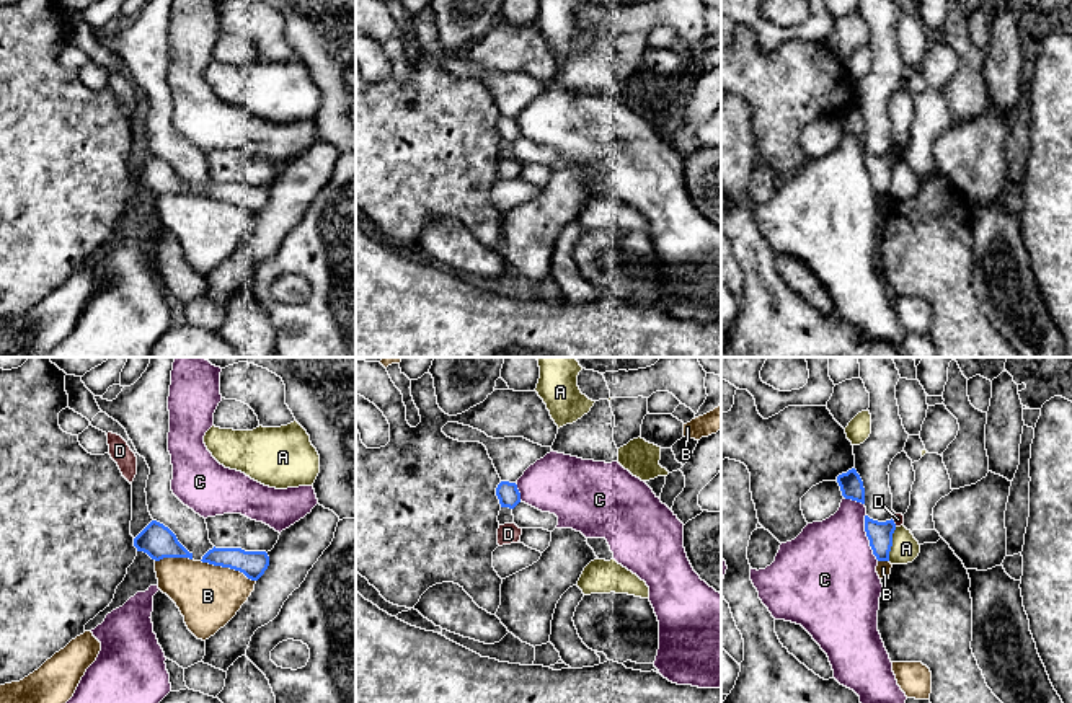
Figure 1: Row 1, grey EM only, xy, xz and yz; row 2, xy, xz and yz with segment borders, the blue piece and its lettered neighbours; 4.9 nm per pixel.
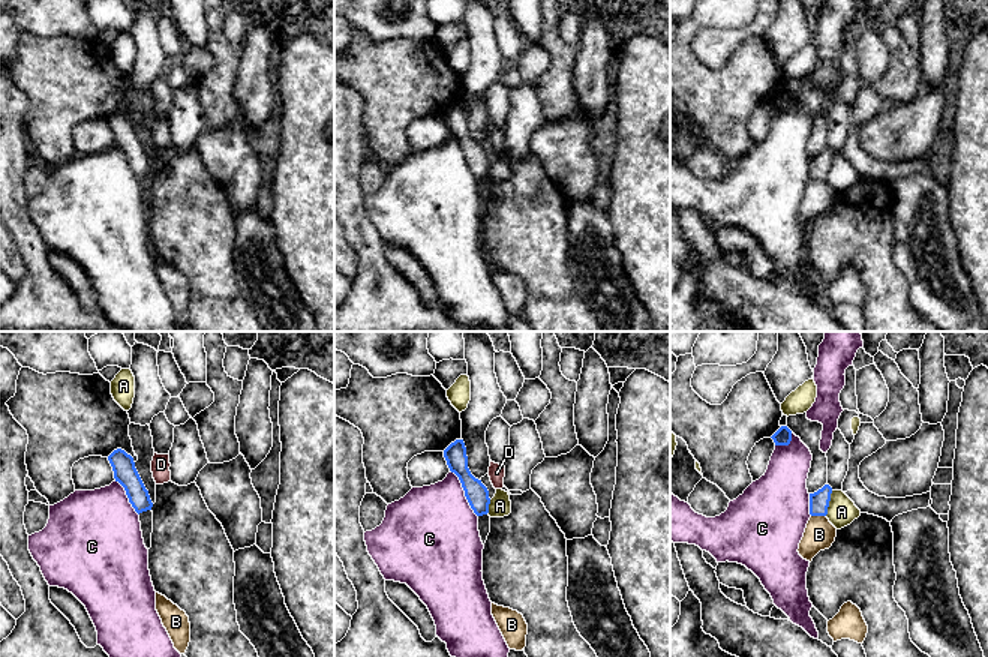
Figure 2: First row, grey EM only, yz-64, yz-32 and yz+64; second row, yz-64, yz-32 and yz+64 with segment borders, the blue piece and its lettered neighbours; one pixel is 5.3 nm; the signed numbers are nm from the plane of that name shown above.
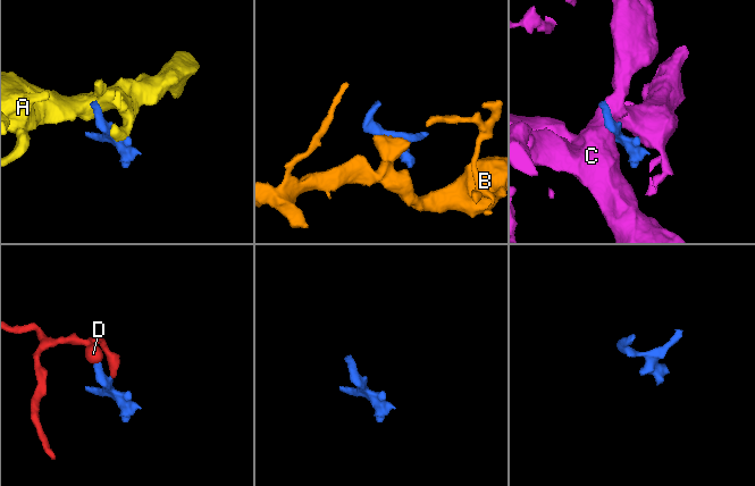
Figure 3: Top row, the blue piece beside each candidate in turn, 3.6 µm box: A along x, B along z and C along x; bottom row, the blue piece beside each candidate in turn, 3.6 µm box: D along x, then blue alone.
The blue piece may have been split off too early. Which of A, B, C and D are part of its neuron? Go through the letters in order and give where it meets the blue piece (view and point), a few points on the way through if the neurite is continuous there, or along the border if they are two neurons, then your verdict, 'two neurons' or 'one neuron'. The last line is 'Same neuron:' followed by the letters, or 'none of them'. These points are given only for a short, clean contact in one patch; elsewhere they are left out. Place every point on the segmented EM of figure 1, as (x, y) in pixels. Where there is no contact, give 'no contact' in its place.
A: contact yz (891, 543); border yz (896, 527), (888, 560); two neurons
B: contact xy (229, 566); two neurons
C: contact yz (867, 535); two neurons
D: contact yz (893, 522); border yz (891, 519), (896, 526); two neurons
Same neuron: none of them

